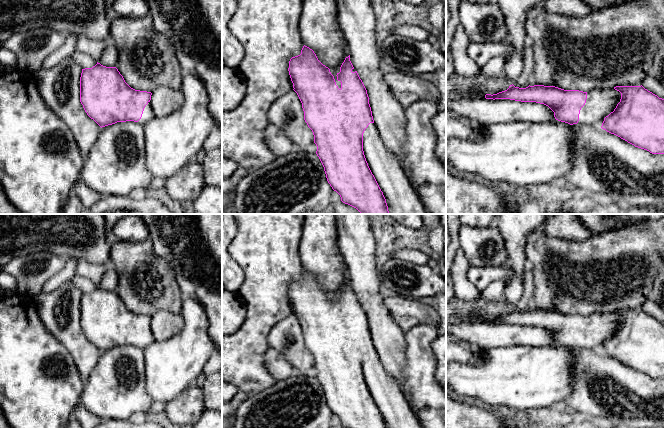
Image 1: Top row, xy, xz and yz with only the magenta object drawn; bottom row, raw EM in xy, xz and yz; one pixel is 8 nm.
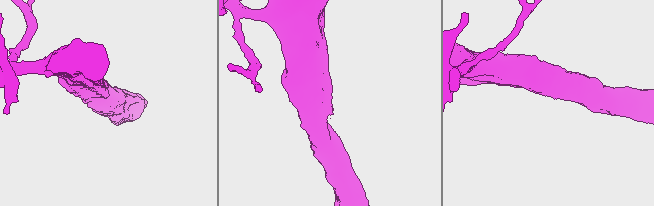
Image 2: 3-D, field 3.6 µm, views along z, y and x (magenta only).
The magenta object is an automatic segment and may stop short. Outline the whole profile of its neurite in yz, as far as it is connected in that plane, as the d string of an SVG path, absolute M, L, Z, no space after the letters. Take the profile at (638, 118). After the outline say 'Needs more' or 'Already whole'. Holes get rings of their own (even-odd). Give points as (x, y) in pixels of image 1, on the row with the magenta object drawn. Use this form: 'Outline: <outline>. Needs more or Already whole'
Outline: M513 84L497 94L486 94L486 99L510 99L536 102L548 106L556 120L573 124L601 127L635 147L652 154L664 154L664 99L641 86L616 86L612 89L594 89L589 92L564 90L555 86L534 85L526 88Z. Needs more

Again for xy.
Outline: M97 62L92 68L82 69L80 102L101 128L126 121L145 125L155 117L151 95L151 92L131 88L116 67Z. Needs more

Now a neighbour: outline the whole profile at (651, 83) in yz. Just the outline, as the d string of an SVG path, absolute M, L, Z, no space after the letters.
M648 75L642 82L642 86L659 98L664 99L664 86L658 81L654 75Z

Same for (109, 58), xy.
M109 40L98 63L106 67L116 67L118 63L118 56L117 47L111 40Z

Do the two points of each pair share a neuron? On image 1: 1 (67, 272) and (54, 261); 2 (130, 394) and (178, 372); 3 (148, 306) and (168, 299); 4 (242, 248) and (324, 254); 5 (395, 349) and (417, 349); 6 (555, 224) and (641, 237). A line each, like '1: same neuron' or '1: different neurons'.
1: different neurons
2: different neurons
3: same neuron
4: different neurons
5: different neurons
6: different neurons

